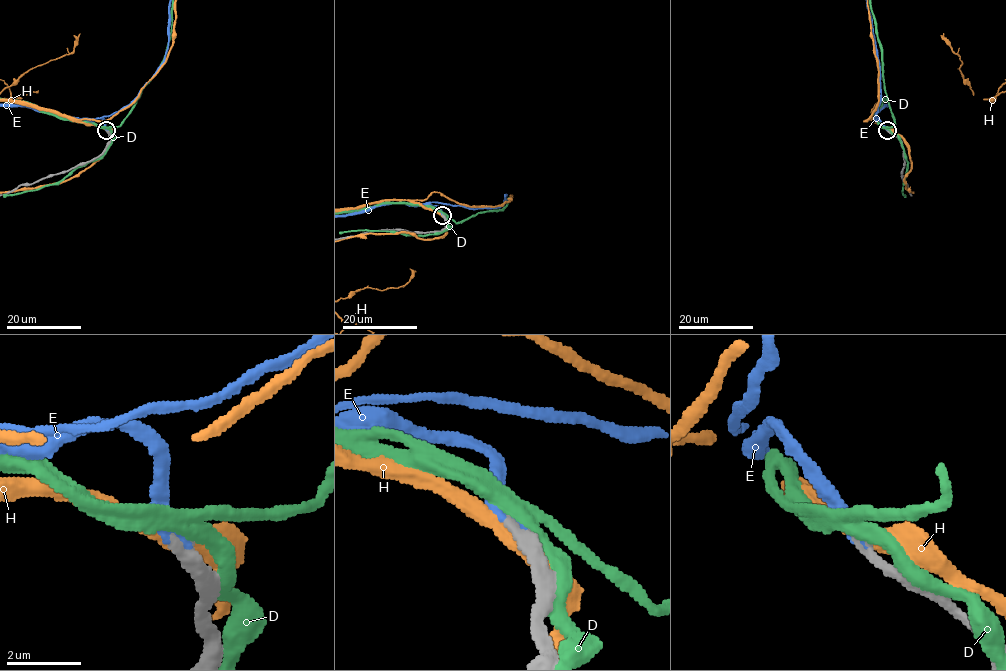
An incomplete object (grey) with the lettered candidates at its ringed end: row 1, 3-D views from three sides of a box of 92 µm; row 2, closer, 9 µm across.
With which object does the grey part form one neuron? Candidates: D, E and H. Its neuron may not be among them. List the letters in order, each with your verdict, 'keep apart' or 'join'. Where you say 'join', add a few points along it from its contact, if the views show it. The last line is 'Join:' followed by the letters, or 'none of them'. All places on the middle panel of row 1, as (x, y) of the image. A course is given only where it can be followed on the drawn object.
D: keep apart
E: join
H: keep apart
Join: E

